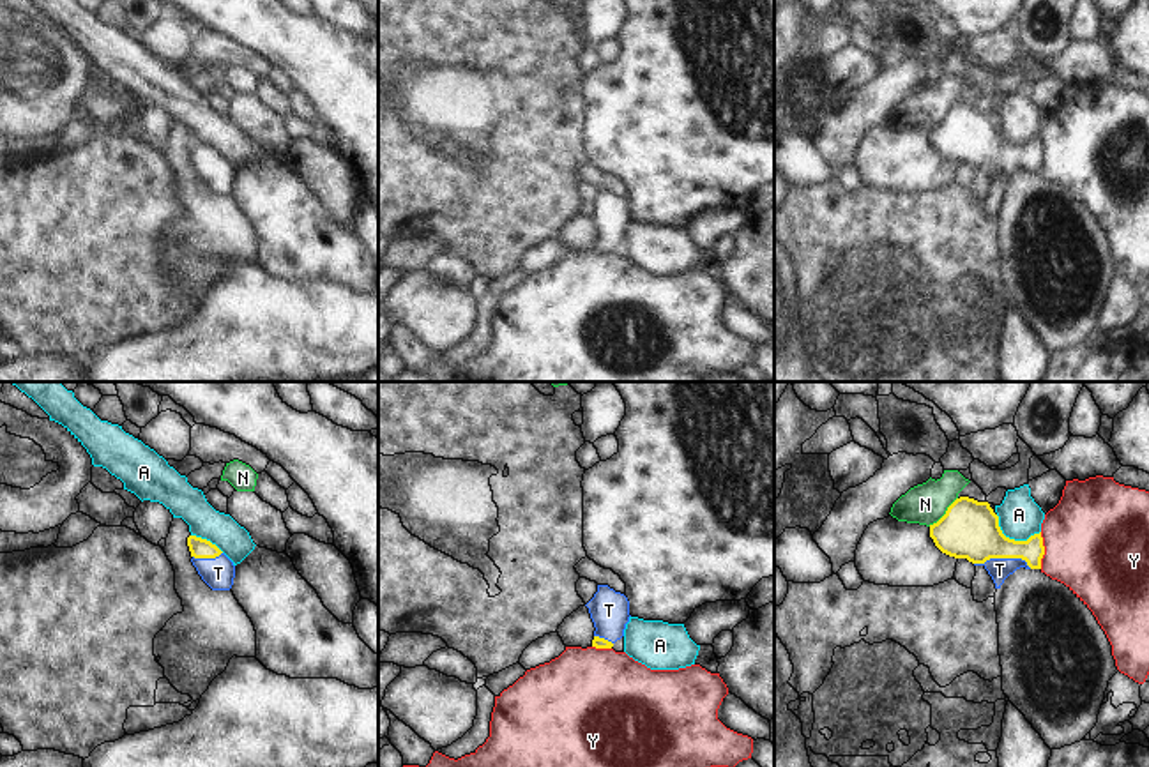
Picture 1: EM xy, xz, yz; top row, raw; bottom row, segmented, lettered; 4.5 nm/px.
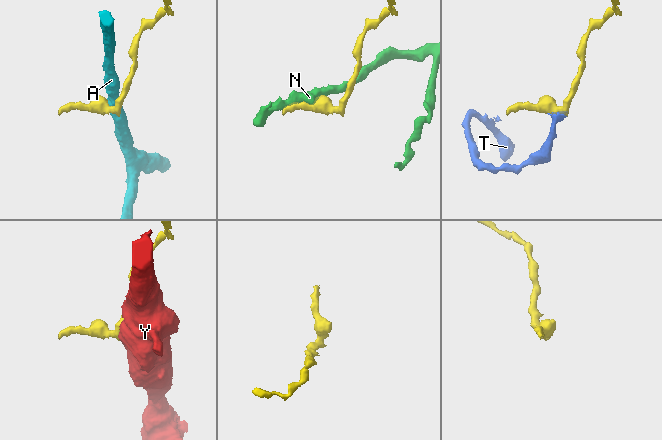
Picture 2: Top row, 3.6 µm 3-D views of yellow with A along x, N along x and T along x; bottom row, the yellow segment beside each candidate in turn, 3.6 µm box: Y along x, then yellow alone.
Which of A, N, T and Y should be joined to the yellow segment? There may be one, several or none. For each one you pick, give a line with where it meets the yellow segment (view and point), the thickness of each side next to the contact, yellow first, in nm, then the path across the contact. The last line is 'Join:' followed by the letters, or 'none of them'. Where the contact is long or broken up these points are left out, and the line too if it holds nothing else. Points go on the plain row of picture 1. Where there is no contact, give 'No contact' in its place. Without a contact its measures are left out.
T: Touches yellow at yz (1003, 161). Thickness 260 nm (yellow) against 100 nm. Path across: yz (969, 133), (1003, 161), (999, 174)
Join: T

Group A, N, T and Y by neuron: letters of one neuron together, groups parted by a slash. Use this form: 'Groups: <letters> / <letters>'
Groups: A / N / T / Y

